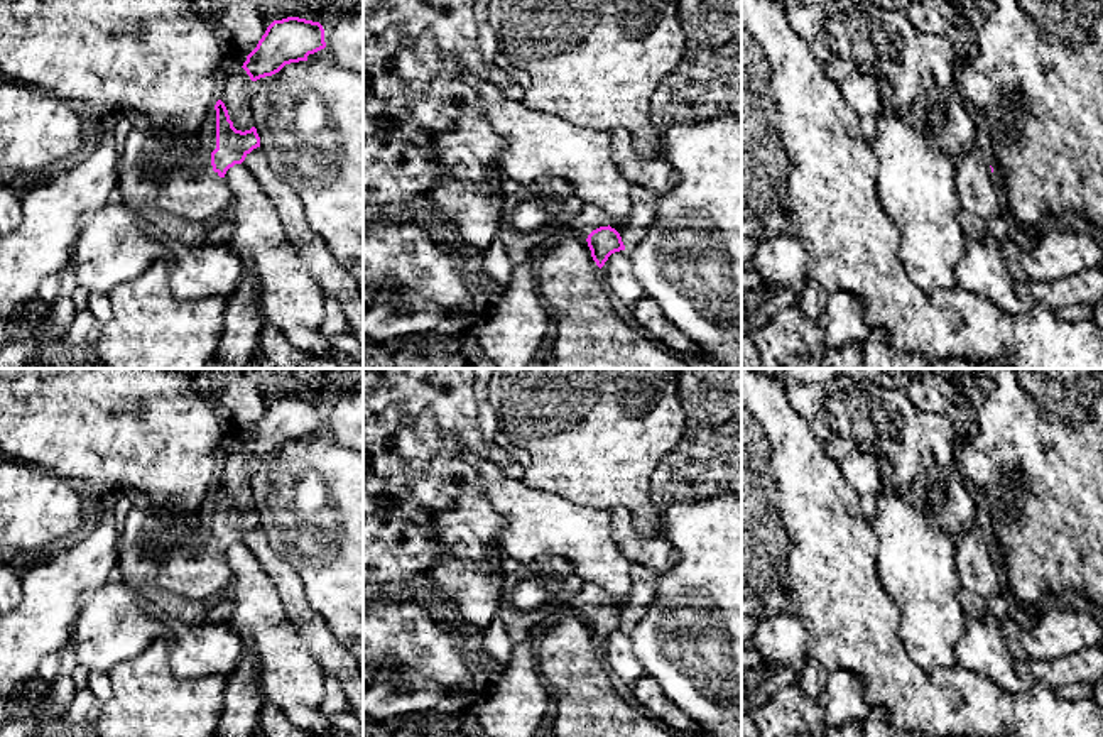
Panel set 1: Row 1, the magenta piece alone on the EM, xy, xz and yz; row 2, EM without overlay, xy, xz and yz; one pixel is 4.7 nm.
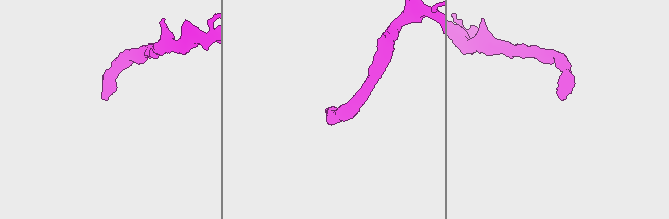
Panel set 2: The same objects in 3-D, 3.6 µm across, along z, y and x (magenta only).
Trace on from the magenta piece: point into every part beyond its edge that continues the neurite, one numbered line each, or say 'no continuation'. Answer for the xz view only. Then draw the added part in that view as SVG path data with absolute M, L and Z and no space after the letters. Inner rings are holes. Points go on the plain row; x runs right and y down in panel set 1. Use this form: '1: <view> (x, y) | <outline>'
1: xz (592, 595) | M584 581L579 592L562 595L554 612L556 615L578 614L588 617L593 609L608 603L610 597L600 585Z

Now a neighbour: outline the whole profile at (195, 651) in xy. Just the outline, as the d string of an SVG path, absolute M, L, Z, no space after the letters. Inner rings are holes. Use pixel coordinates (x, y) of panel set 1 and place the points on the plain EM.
M127 587L133 602L145 612L162 619L169 631L169 664L181 680L213 674L228 676L245 654L242 639L225 624L189 625L166 615L150 598Z

